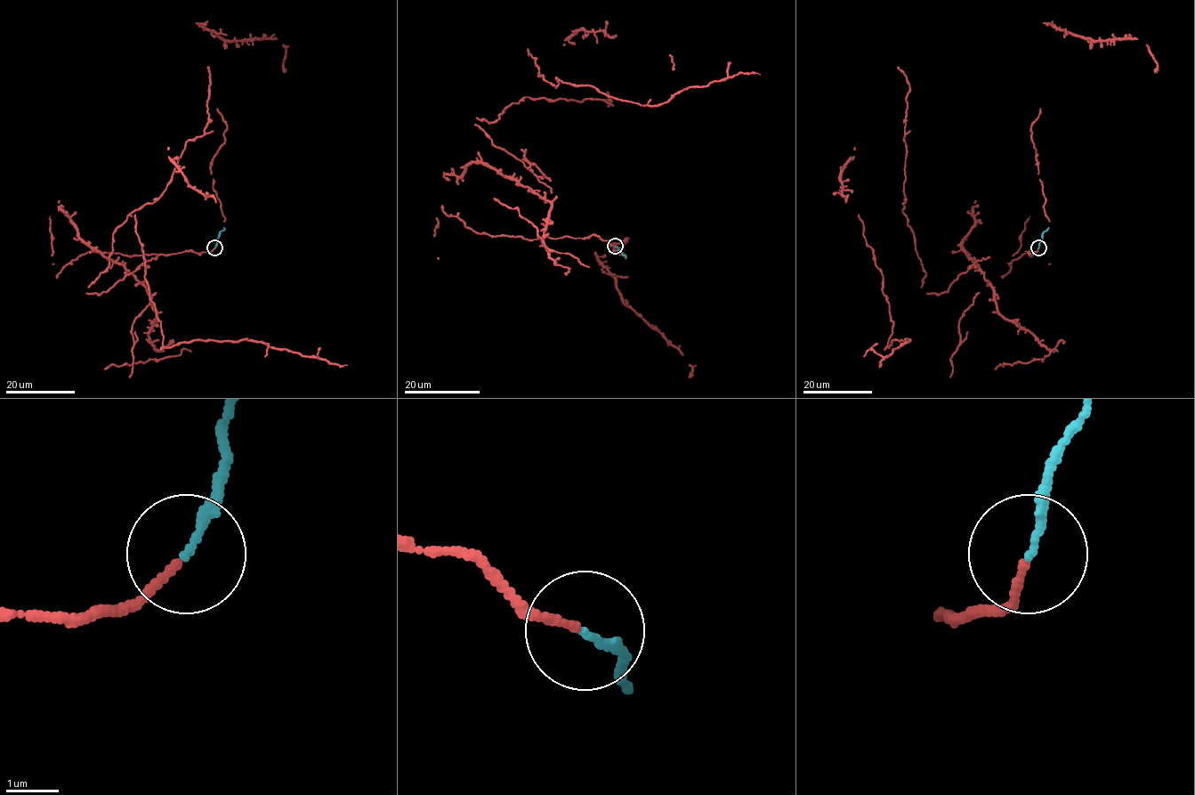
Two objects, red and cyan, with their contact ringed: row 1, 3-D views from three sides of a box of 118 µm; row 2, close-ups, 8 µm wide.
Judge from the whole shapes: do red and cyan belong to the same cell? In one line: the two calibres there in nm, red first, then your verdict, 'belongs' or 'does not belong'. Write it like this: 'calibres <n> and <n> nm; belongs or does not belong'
calibres 150 and 150 nm; belongs

